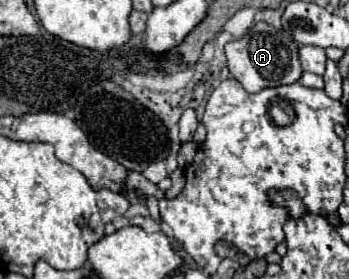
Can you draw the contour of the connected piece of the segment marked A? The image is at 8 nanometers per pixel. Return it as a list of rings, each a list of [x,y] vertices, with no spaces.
[[[255,23],[247,35],[241,39],[229,41],[225,45],[225,55],[227,55],[227,67],[233,79],[237,79],[243,89],[249,93],[257,93],[267,87],[279,87],[279,85],[291,85],[299,81],[303,69],[299,63],[299,53],[297,53],[297,43],[289,37],[285,31],[273,31],[271,25],[267,23]]]

